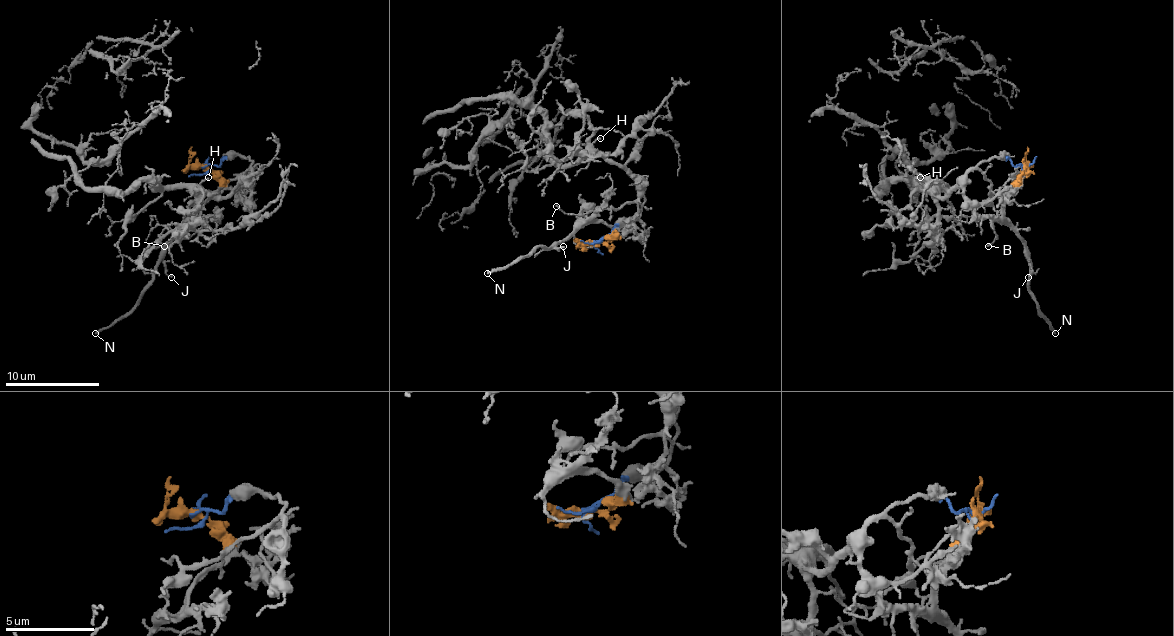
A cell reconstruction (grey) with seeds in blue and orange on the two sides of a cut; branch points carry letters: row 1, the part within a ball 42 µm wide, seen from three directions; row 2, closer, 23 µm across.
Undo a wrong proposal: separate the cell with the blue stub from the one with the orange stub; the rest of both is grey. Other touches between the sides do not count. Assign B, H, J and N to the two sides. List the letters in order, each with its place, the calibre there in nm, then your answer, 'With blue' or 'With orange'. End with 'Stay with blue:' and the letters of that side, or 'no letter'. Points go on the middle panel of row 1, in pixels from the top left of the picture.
B: Place: (556, 206). Thickness 120 nm. With orange
H: Place: (600, 138). Thickness 130 nm. With blue
J: Place: (563, 246). Thickness 140 nm. With orange
N: Place: (487, 273). Thickness 180 nm. With orange
Stay with blue: H

